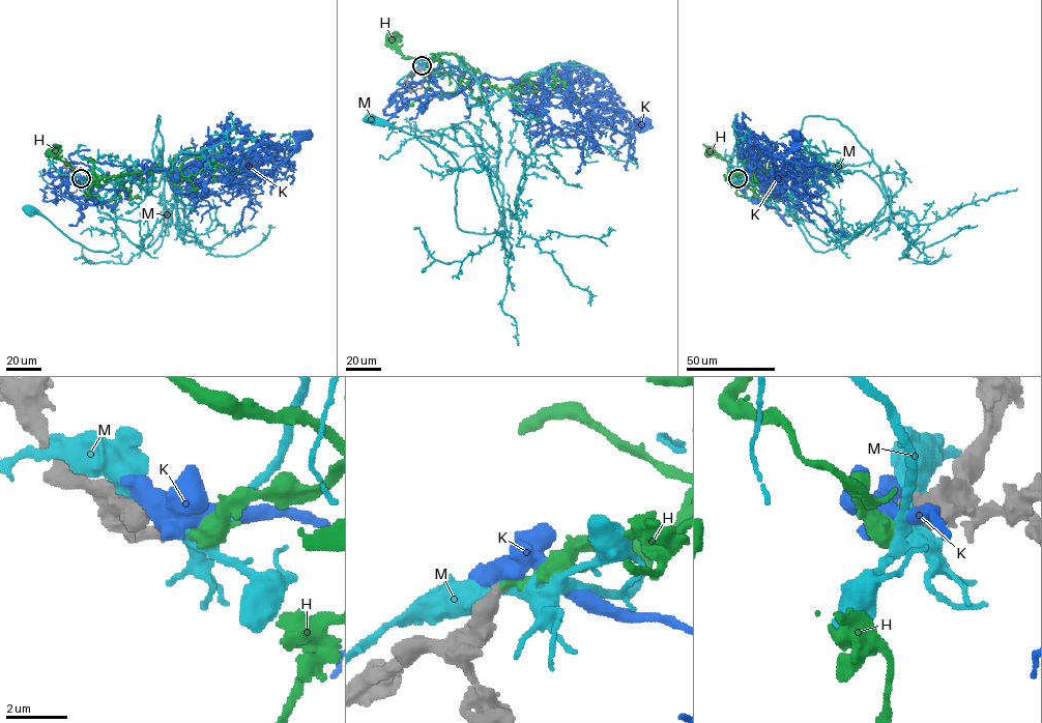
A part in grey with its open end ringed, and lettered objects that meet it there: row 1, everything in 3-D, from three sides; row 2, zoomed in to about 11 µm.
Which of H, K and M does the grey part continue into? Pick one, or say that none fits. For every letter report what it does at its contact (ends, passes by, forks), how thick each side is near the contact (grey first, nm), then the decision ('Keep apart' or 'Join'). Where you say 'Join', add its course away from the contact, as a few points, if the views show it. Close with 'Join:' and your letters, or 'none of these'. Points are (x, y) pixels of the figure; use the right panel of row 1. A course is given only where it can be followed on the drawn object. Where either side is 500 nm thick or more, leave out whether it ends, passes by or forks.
H: Thickness 550 nm (grey) against 320 nm. Join. Its course: (737, 178), (728, 172), (729, 162), (711, 152)
K: Thickness 500 nm (grey) against 850 nm. Keep apart
M: Thickness 600 nm (grey) against 360 nm. Keep apart
Join: H

